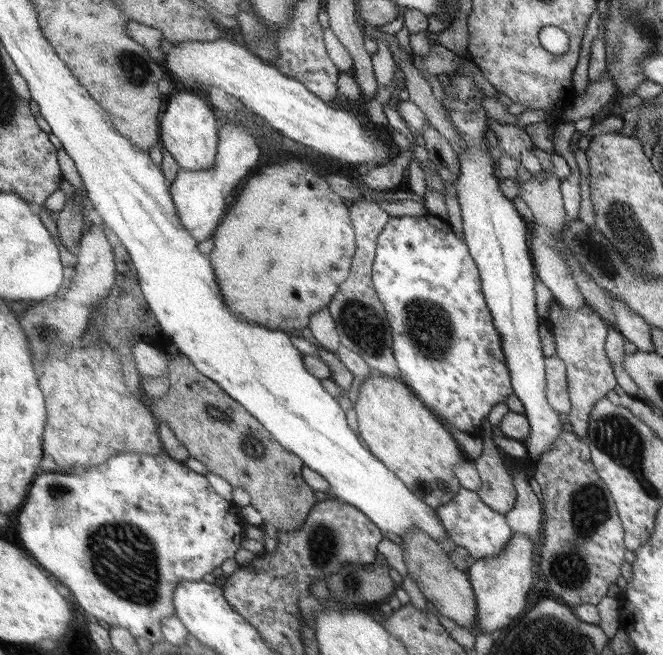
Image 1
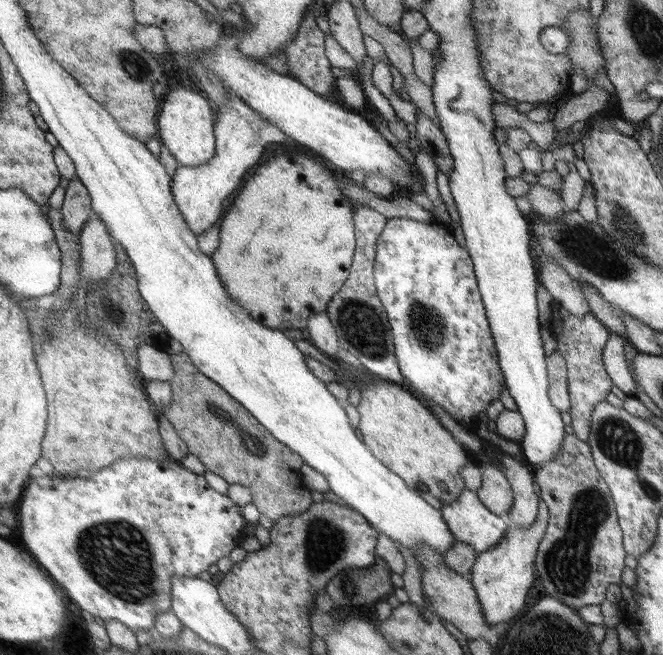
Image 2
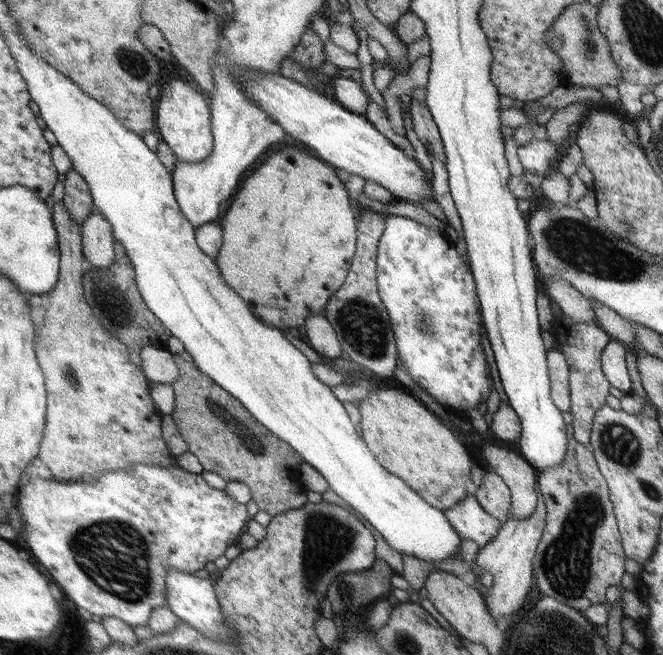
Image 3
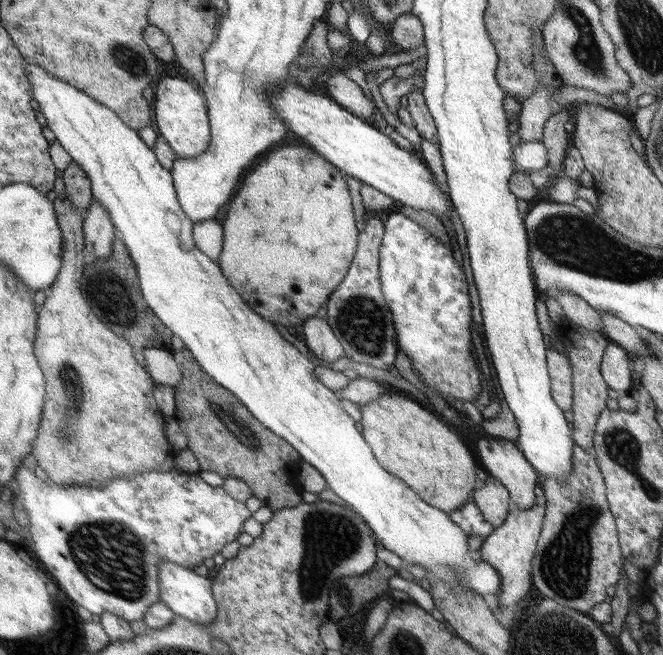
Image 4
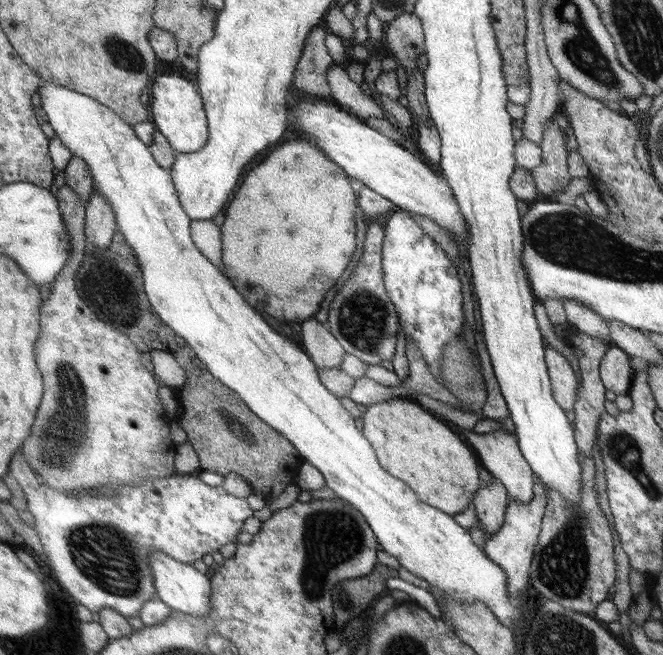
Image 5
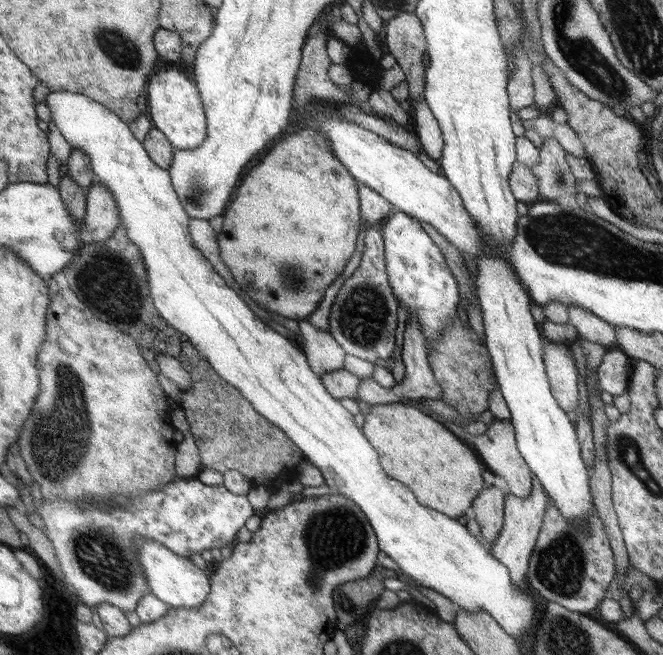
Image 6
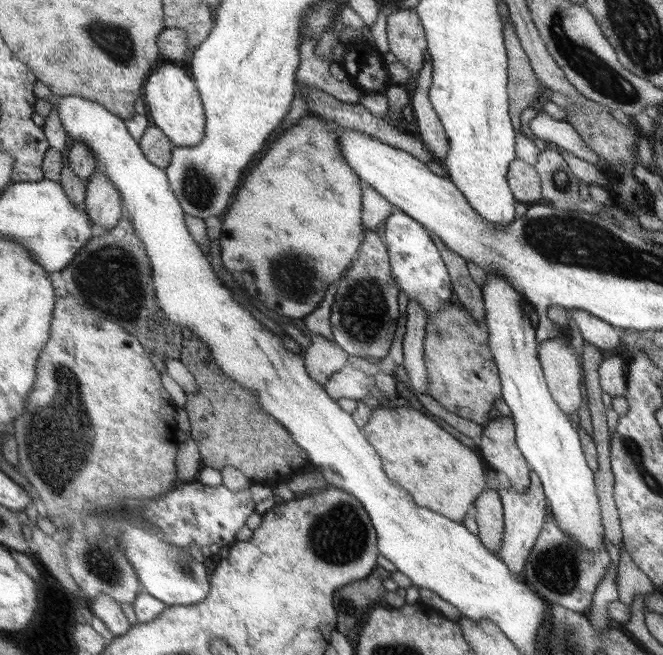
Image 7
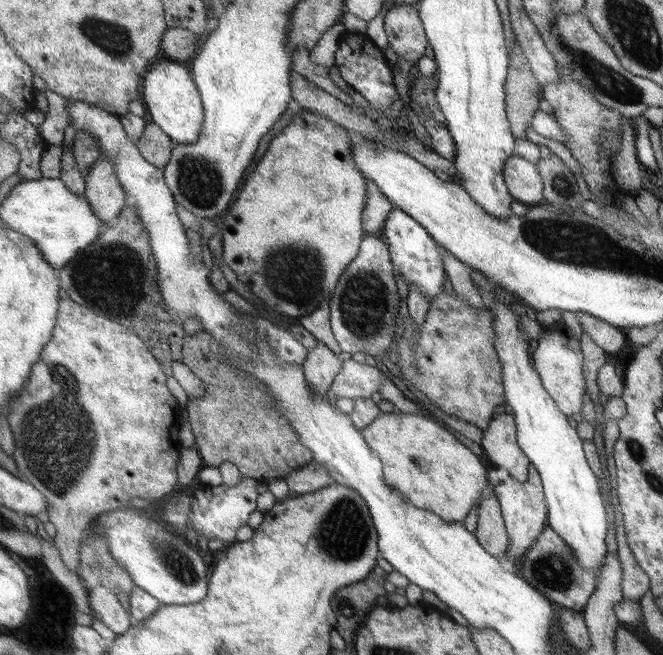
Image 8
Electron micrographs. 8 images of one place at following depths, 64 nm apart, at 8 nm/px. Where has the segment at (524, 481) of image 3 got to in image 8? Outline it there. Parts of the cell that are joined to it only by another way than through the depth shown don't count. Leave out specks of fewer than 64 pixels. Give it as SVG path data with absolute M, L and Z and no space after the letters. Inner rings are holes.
M508 413L493 414L489 426L479 440L480 448L491 467L504 468L515 480L528 478L530 461L515 442L513 416Z

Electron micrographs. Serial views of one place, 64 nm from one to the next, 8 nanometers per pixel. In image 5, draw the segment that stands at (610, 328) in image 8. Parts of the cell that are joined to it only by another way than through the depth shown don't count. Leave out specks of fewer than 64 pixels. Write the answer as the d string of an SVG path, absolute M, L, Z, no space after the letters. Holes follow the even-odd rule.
M573 300L560 302L566 314L566 322L587 336L594 337L609 345L610 332L608 322L599 317L599 314L591 311L585 305Z

